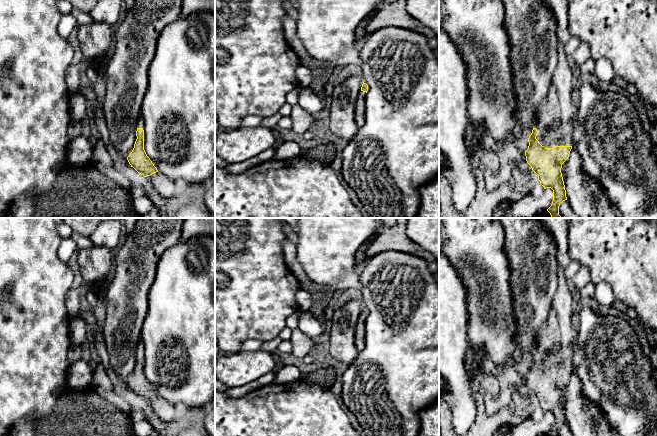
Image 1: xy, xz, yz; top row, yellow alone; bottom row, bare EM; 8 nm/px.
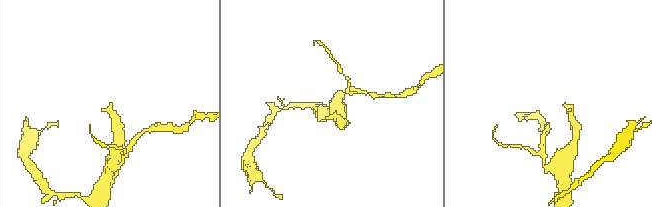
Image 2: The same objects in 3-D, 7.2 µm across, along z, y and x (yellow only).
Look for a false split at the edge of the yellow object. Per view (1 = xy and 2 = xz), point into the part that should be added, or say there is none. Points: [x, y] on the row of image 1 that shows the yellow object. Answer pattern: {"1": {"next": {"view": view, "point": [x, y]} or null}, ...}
{"1": {"next": {"view": "xy", "point": [140, 124]}}, "2": {"next": {"view": "xz", "point": [360, 106]}}}

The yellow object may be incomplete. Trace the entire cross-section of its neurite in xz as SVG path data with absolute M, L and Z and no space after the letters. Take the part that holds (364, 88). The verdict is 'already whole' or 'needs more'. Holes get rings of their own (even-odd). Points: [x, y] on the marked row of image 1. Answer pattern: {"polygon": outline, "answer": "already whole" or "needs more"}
{"polygon": "M363 82L361 90L358 94L354 106L355 121L358 127L362 127L366 122L366 93L368 91L368 85Z", "answer": "needs more"}

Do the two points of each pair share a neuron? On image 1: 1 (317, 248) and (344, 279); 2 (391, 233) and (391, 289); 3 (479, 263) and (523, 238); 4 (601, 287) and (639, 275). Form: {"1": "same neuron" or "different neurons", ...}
{"1": "same neuron", "2": "different neurons", "3": "different neurons", "4": "different neurons"}

